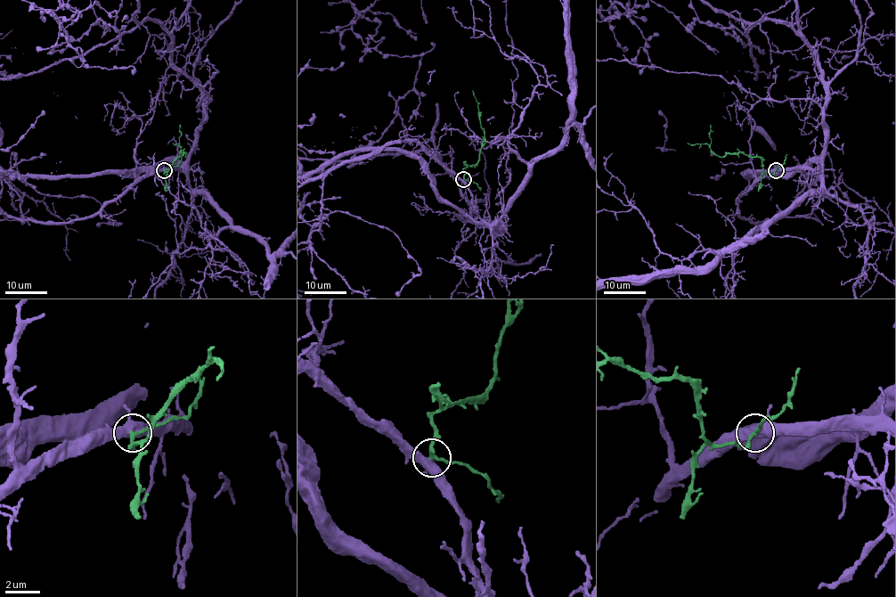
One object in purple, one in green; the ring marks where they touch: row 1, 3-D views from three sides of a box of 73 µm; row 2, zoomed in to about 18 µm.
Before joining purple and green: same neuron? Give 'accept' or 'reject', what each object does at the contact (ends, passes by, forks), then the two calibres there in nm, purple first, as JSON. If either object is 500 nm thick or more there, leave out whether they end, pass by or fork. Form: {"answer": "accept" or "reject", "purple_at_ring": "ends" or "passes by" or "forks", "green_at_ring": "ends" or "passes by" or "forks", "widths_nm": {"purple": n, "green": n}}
{"answer": "accept", "purple_at_ring": "forks", "green_at_ring": "passes by", "widths_nm": {"purple": 440, "green": 190}}

